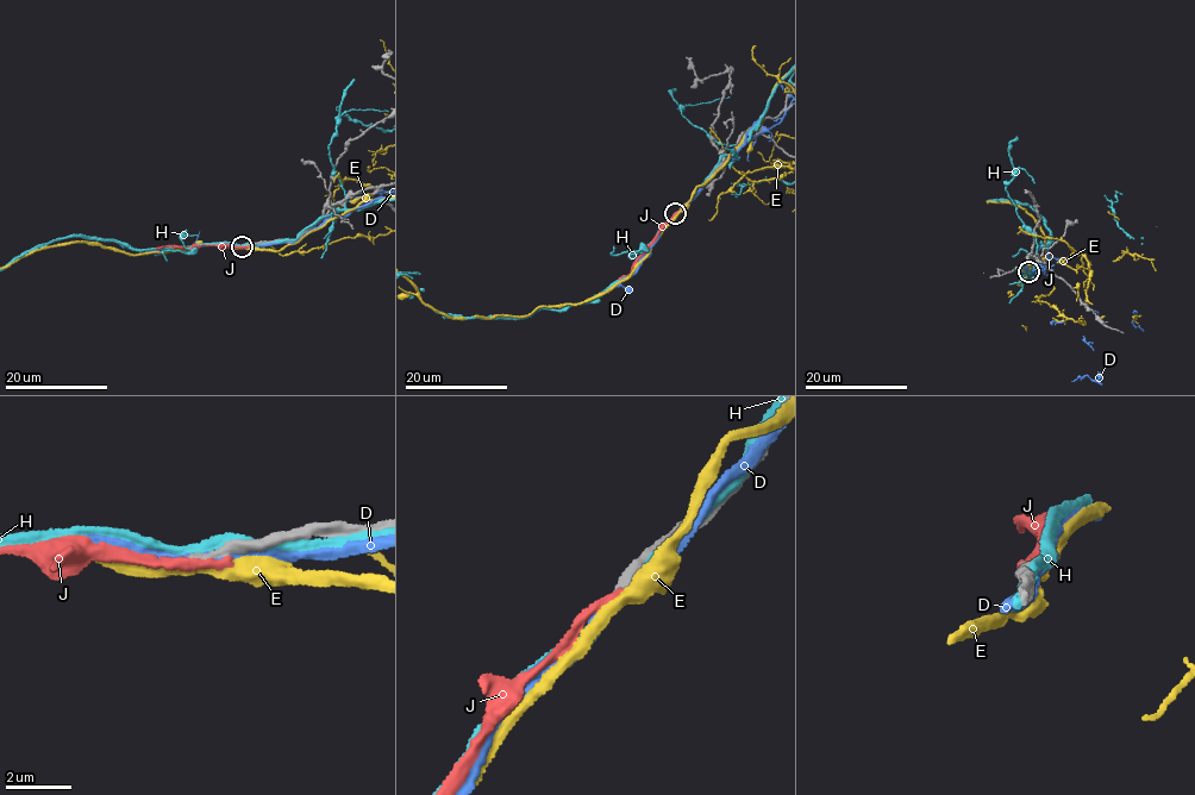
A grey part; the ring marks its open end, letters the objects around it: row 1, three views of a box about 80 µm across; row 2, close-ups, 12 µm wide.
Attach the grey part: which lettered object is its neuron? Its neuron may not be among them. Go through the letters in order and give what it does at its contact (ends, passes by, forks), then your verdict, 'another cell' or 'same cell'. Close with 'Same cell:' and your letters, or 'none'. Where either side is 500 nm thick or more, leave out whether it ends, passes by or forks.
D: it passes by | another cell
E: it passes by | another cell
H: it passes by | another cell
J: it ends | another cell
Same cell: none

